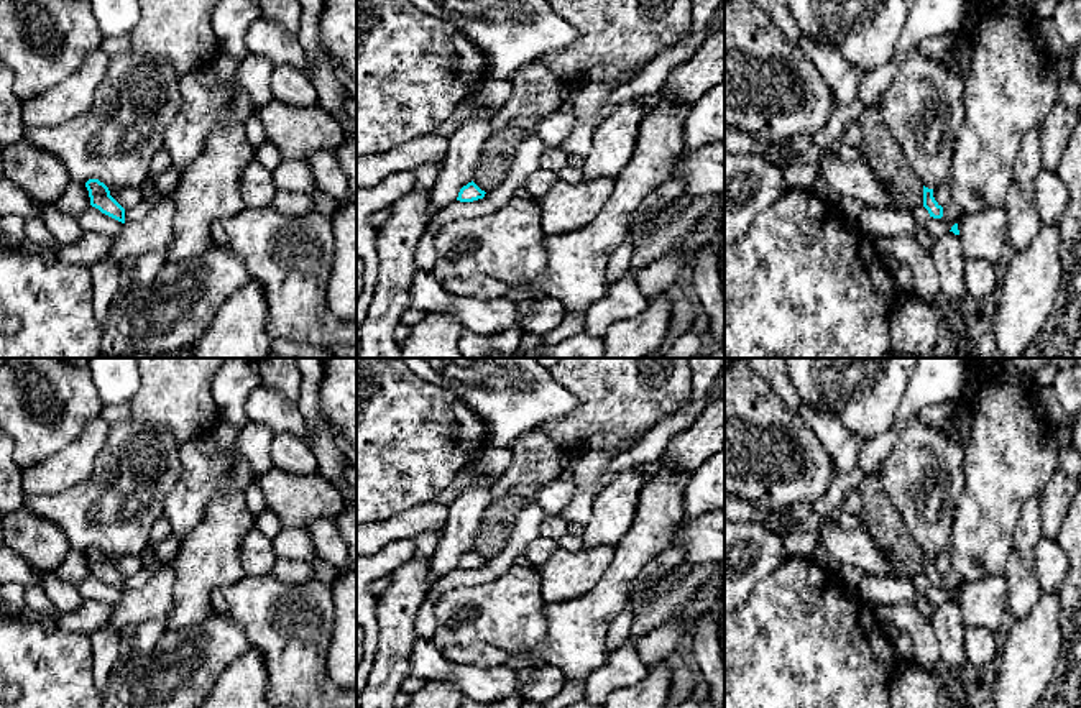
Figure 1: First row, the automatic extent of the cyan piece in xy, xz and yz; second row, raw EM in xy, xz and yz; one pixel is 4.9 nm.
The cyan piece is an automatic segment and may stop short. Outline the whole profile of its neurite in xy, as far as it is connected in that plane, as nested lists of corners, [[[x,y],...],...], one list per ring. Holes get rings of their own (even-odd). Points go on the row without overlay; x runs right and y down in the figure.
[[[89,547],[85,550],[89,559],[90,573],[102,582],[125,591],[125,577],[110,563],[108,555],[99,547]]]

